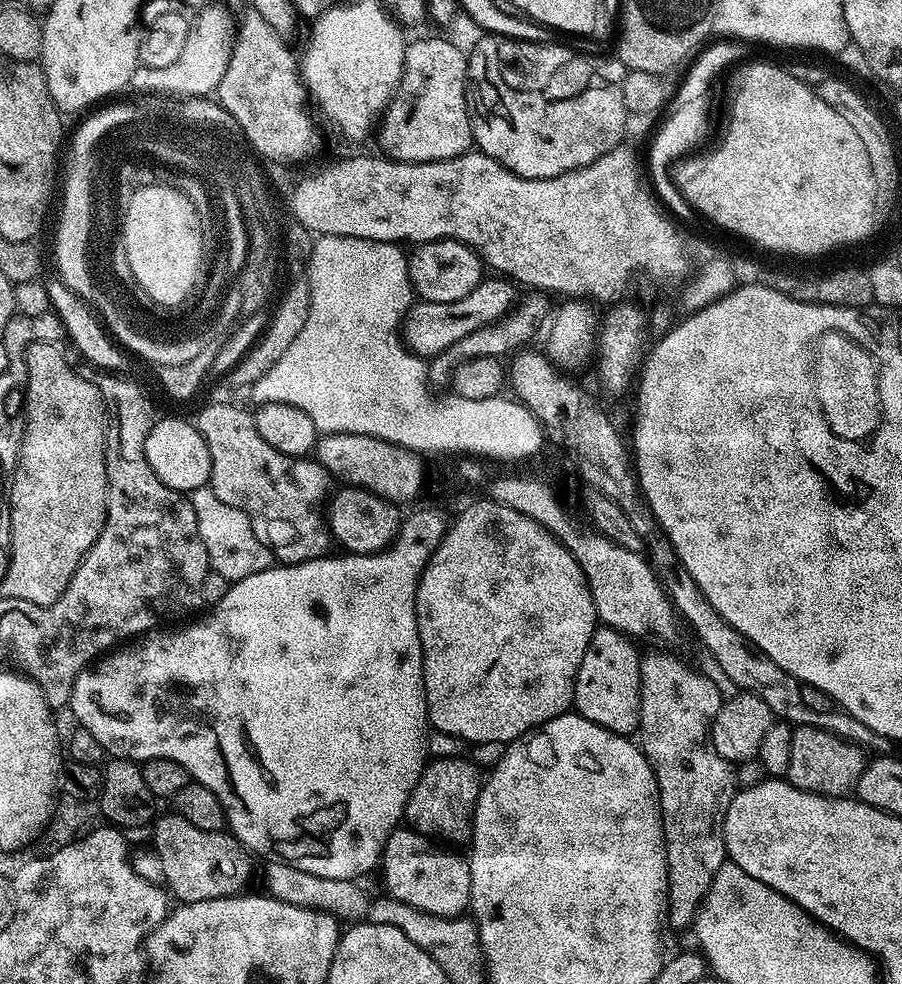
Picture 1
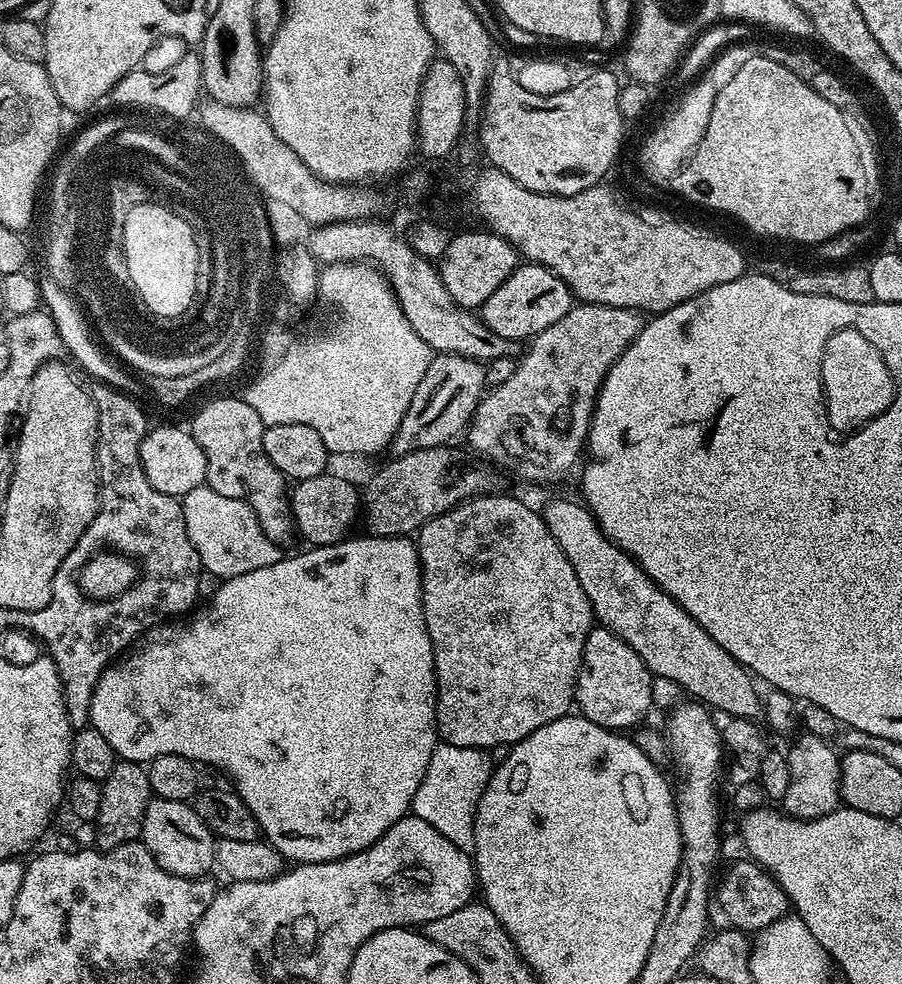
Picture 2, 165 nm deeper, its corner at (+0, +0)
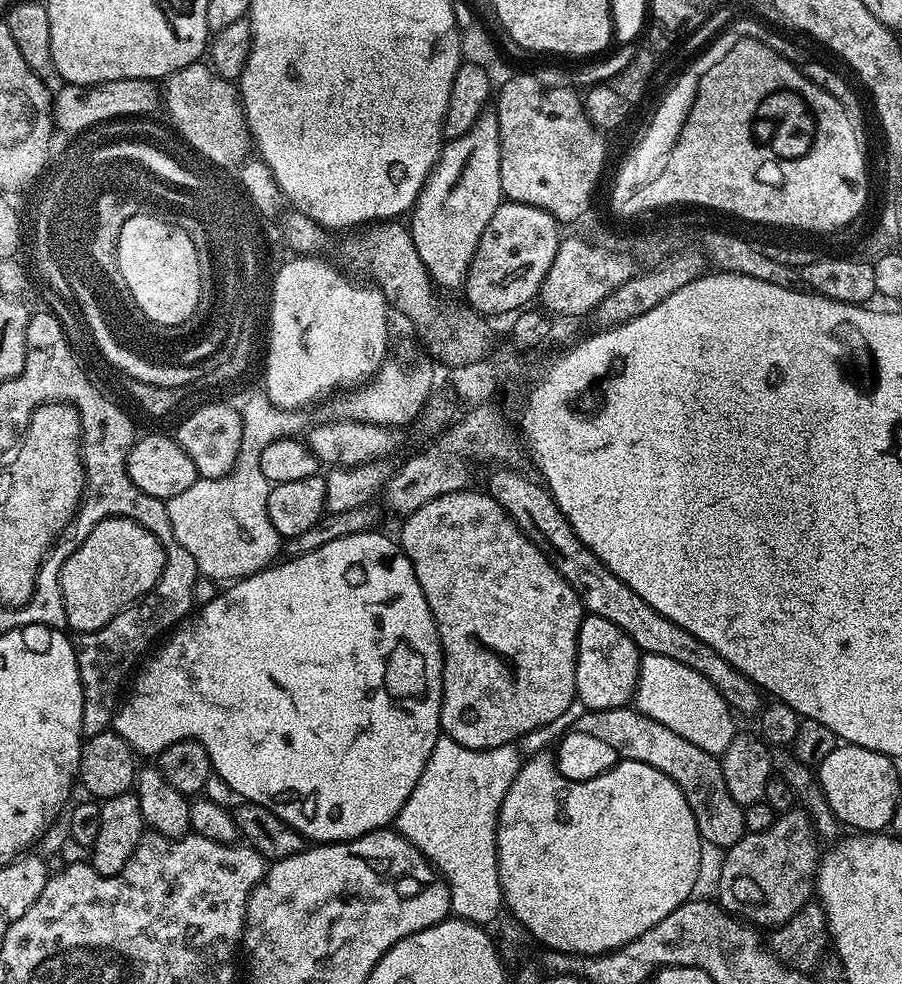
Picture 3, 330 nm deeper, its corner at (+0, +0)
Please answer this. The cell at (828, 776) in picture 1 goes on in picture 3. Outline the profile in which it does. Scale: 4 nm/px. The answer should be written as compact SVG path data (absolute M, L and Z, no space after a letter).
M804 810L781 812L768 829L745 834L723 853L718 897L720 907L756 926L785 924L813 899L818 867L816 842L816 828Z

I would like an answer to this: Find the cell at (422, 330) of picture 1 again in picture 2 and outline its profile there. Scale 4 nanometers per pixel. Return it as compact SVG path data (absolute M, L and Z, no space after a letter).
M531 262L521 263L512 271L510 278L486 298L486 302L478 309L478 316L486 327L506 340L527 341L537 336L546 326L554 326L558 318L562 318L574 306L572 291L566 286L558 274L548 268Z

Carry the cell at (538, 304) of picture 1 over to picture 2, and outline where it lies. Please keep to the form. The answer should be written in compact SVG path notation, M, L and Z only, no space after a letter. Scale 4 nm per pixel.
M433 355L414 398L398 426L390 445L396 456L407 452L425 450L427 447L451 445L456 435L463 433L472 423L472 416L480 404L480 397L486 391L485 377L482 375L482 364L479 359L456 355Z

